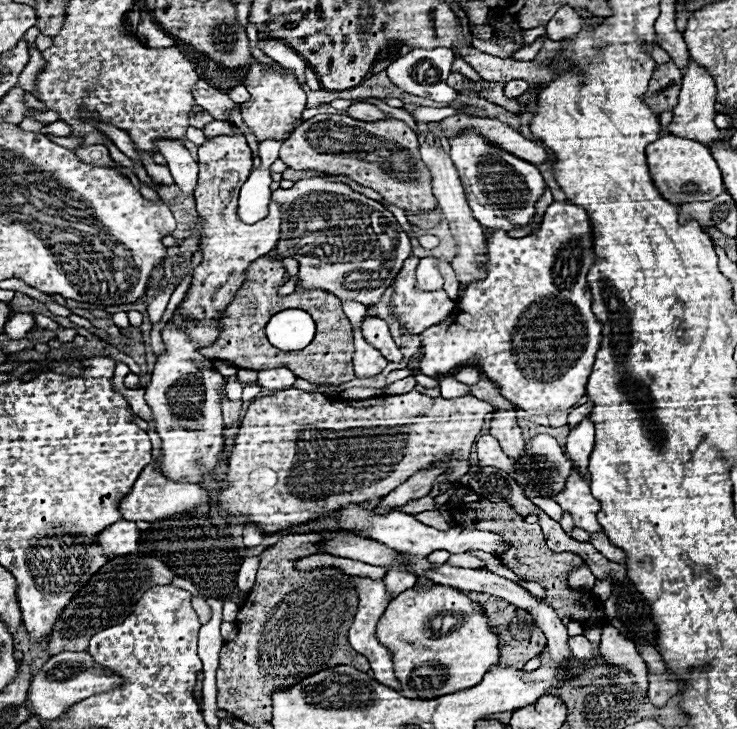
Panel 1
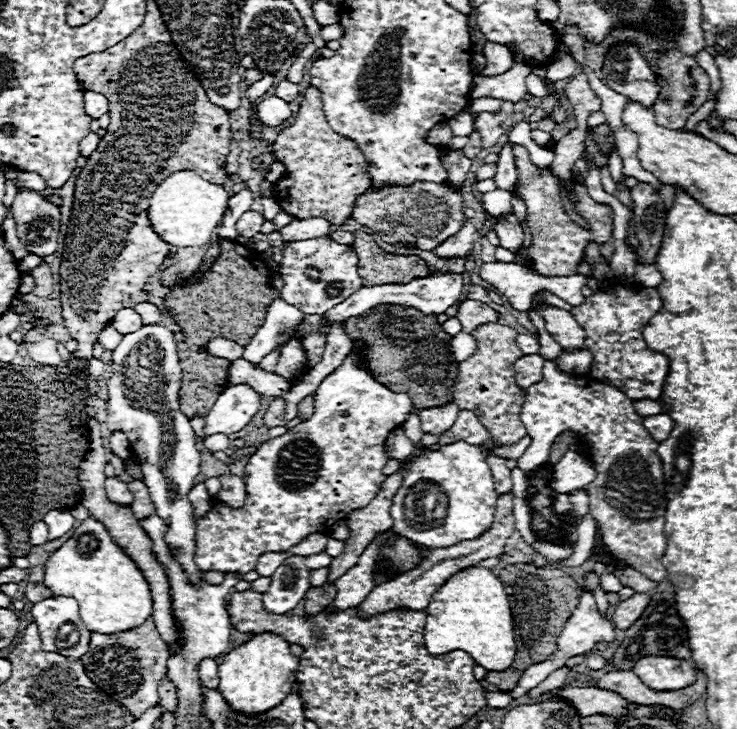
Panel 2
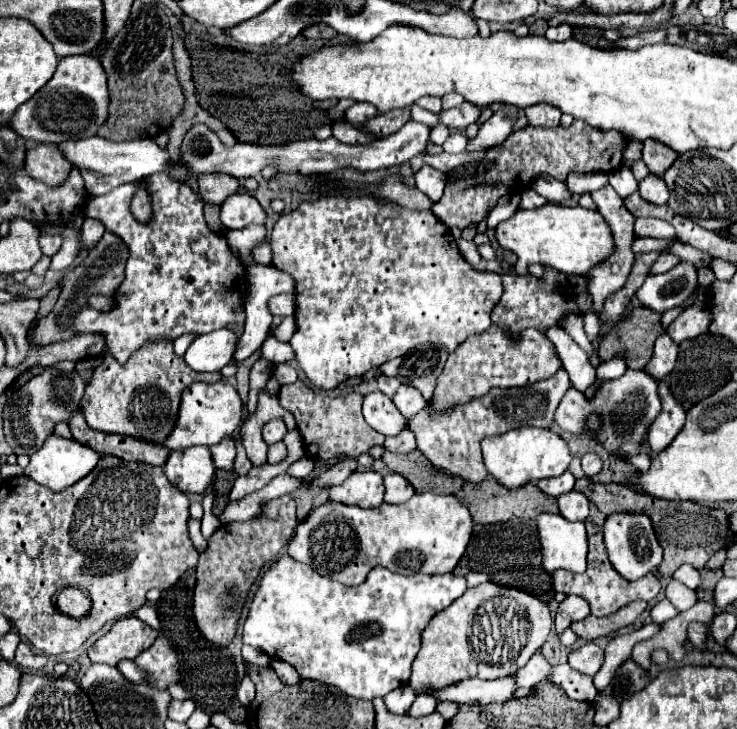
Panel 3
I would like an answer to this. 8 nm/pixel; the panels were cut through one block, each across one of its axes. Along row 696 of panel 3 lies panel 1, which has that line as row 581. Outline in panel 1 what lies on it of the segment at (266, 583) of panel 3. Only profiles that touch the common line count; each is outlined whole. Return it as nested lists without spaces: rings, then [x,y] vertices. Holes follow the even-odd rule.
[[[352,576],[354,584],[356,584],[356,592],[358,592],[358,612],[354,616],[354,622],[350,626],[350,634],[348,634],[348,640],[352,644],[352,648],[356,652],[360,652],[362,656],[368,658],[370,662],[370,668],[374,670],[374,678],[388,686],[388,688],[394,688],[394,690],[400,690],[400,684],[398,680],[394,678],[394,670],[392,670],[392,656],[390,652],[376,640],[374,636],[374,630],[376,630],[376,622],[380,620],[382,612],[384,612],[384,606],[388,606],[388,596],[386,596],[386,586],[384,586],[384,580],[376,582],[372,578],[364,578],[364,576]]]

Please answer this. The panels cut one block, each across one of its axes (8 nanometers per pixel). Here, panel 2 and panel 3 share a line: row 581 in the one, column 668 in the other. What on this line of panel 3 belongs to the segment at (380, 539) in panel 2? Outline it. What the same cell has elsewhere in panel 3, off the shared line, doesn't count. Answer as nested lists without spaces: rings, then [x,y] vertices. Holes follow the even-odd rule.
[[[668,334],[660,336],[660,340],[656,340],[656,346],[654,346],[654,356],[652,360],[646,364],[646,372],[652,374],[654,378],[662,380],[664,376],[668,376],[674,368],[674,362],[676,362],[676,356],[678,356],[678,346],[672,344],[672,338]]]

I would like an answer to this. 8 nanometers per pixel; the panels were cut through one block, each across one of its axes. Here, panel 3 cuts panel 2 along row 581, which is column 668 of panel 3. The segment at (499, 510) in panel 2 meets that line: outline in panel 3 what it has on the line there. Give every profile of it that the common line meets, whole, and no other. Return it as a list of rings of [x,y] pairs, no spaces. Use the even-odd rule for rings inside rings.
[[[660,382],[660,398],[662,398],[662,412],[654,420],[654,424],[650,426],[650,432],[648,432],[650,454],[656,454],[656,452],[668,448],[668,444],[672,444],[672,440],[682,430],[684,420],[686,420],[682,406],[672,398],[672,394],[664,382]]]

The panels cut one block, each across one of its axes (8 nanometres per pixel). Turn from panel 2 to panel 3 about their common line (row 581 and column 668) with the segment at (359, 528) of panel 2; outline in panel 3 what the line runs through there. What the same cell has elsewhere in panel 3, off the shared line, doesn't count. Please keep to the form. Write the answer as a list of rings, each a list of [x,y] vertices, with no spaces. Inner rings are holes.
[[[694,304],[690,308],[686,308],[666,330],[666,334],[676,342],[684,342],[684,340],[690,340],[690,338],[696,338],[700,334],[704,334],[710,326],[710,312],[704,308],[704,304]]]

